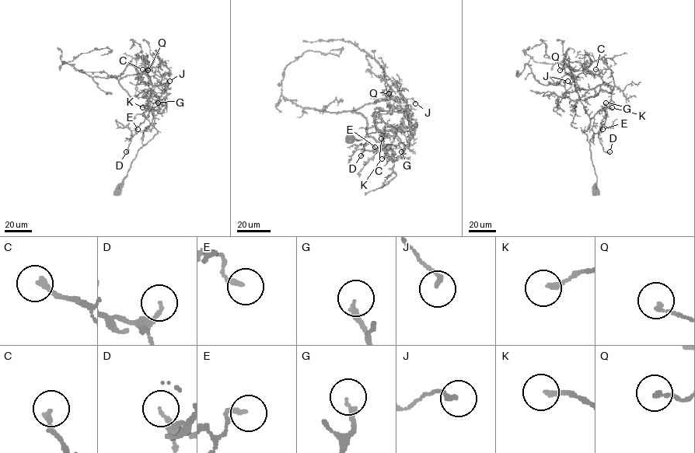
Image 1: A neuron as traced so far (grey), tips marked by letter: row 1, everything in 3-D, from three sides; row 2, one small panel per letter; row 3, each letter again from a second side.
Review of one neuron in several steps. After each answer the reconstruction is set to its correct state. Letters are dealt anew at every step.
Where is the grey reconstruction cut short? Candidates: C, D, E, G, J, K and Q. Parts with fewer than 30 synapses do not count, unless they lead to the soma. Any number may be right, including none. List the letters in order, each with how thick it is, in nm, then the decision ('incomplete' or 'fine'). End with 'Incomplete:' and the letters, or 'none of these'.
C: calibre 200 nm; fine
D: calibre 120 nm; fine
E: calibre 170 nm; fine
G: calibre 200 nm; fine
J: calibre 160 nm; fine
K: calibre 190 nm; fine
Q: calibre 160 nm; fine
Incomplete: none of these

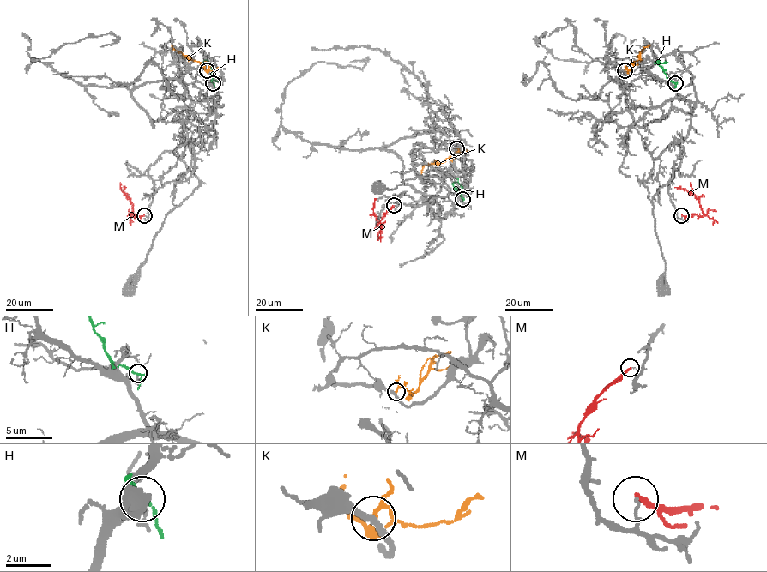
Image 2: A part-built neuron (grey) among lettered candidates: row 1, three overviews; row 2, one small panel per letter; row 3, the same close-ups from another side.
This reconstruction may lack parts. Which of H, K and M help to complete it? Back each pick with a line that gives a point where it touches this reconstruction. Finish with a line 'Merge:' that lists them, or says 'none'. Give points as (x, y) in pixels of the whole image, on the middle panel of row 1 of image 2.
Merge: none

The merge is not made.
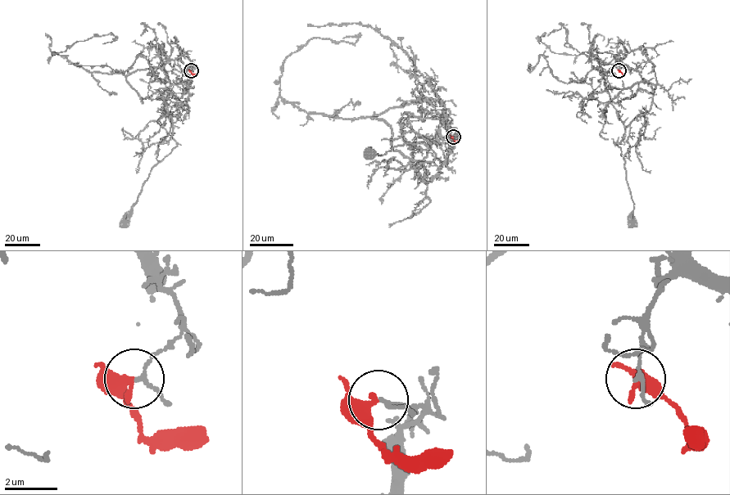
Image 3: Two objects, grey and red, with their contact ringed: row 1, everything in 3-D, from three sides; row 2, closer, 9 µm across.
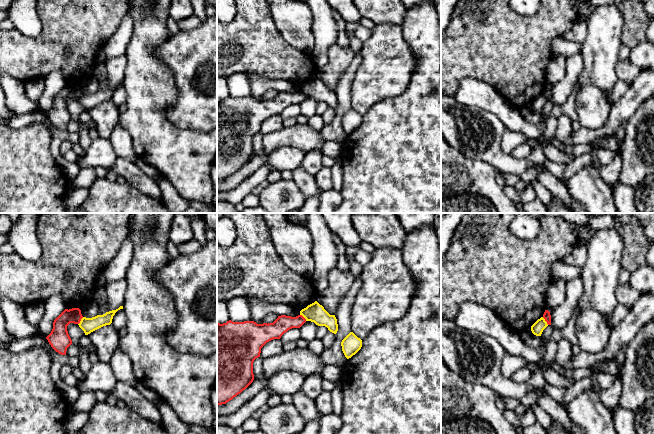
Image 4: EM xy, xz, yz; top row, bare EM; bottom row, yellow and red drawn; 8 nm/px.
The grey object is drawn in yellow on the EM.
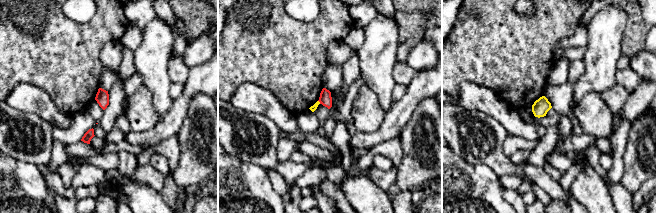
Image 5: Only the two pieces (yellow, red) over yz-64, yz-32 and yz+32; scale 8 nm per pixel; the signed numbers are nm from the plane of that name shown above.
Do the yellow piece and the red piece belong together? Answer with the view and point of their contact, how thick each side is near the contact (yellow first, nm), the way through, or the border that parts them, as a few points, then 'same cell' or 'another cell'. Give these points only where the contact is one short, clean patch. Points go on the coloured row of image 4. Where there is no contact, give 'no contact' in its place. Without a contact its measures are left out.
meets yellow in yz at (545, 321); 100 nm thick on the yellow side, 60 nm on the other; border along yz (542, 317), (548, 324); another cell

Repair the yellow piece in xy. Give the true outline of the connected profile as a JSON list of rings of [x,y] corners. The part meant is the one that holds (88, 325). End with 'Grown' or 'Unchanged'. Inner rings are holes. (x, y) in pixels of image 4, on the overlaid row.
[[[120,306],[116,310],[106,312],[103,315],[97,315],[92,318],[83,317],[78,325],[84,331],[85,335],[88,335],[103,326],[110,325],[112,323],[113,316],[120,309],[123,309],[123,306]]]. Unchanged

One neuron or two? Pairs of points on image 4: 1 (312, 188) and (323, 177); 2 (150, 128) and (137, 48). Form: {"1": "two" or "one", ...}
{"1": "two", "2": "one"}

